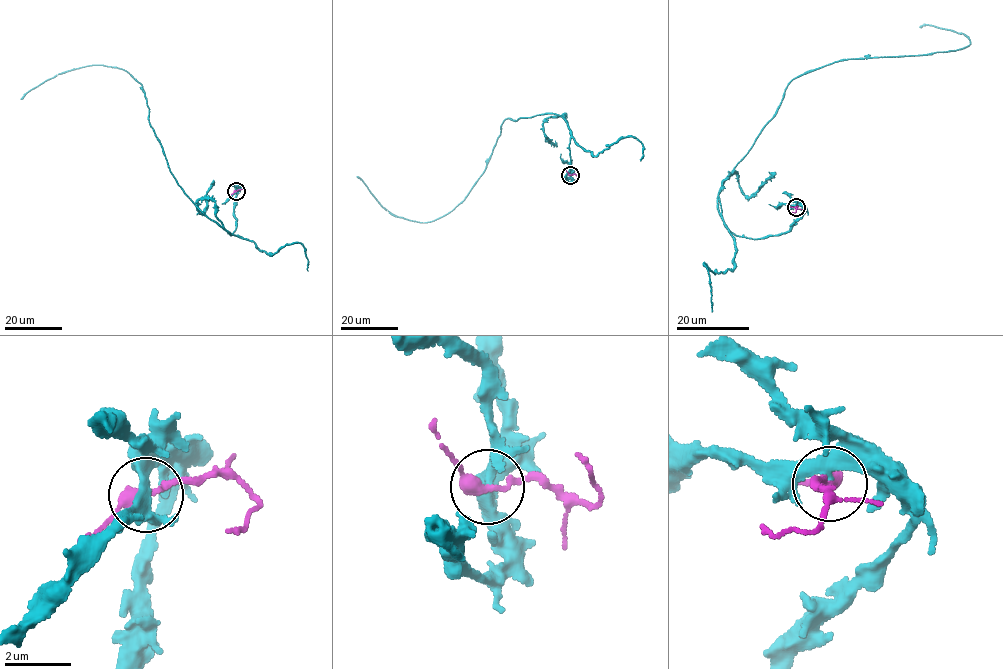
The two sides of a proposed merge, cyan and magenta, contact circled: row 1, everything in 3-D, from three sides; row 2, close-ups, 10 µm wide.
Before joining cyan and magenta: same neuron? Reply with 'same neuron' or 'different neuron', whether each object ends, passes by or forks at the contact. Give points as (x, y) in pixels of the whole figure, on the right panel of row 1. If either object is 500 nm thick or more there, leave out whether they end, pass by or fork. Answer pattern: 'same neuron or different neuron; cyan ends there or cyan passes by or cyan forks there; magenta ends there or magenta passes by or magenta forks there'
different neuron; cyan passes by; magenta passes by

